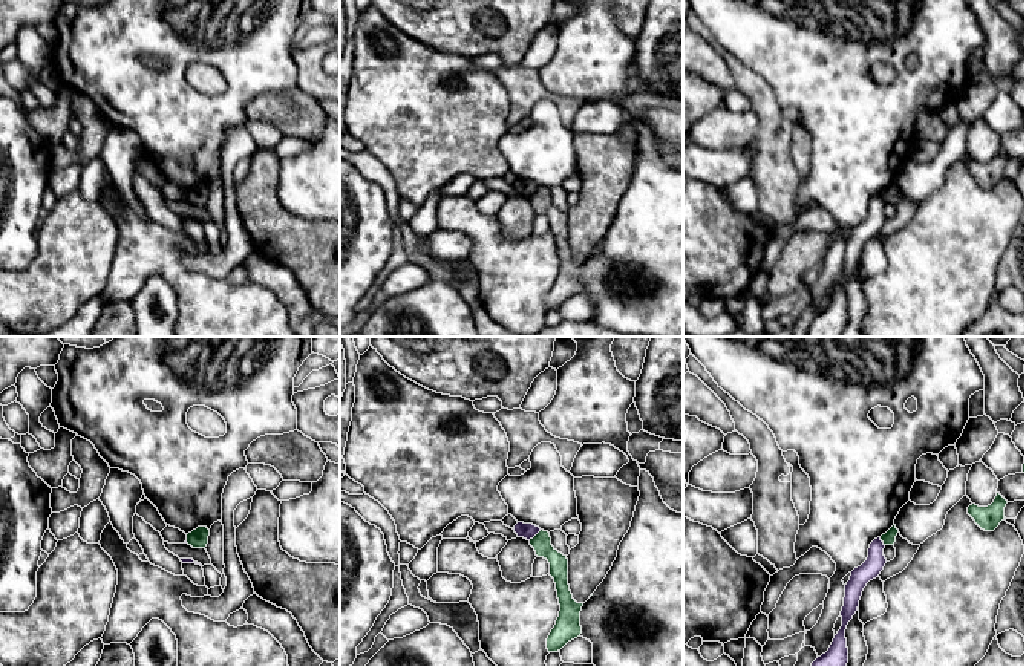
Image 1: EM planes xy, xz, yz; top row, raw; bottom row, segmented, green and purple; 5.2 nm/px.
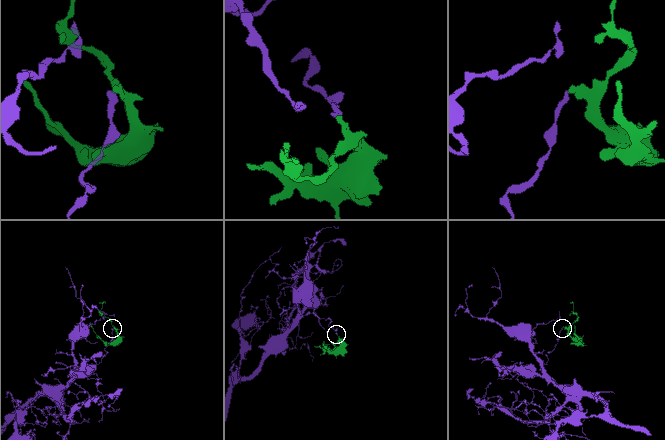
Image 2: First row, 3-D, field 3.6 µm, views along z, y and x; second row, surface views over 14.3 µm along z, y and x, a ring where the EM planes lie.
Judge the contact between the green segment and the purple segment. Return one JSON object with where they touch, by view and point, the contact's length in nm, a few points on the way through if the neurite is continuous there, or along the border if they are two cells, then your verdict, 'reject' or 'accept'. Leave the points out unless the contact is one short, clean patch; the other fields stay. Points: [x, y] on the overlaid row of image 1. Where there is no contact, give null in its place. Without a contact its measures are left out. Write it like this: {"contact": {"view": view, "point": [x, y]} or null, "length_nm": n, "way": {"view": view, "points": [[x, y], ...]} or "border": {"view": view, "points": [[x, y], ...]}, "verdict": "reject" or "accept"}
{"contact": {"view": "xz", "point": [536, 535]}, "length_nm": 90, "border": {"view": "xz", "points": [[541, 530], [529, 539]]}, "verdict": "reject"}

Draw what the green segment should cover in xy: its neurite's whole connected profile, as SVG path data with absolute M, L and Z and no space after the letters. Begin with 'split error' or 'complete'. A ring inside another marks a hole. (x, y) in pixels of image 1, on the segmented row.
complete; M198 527L187 534L187 544L193 548L205 548L208 544L210 530L207 527Z

